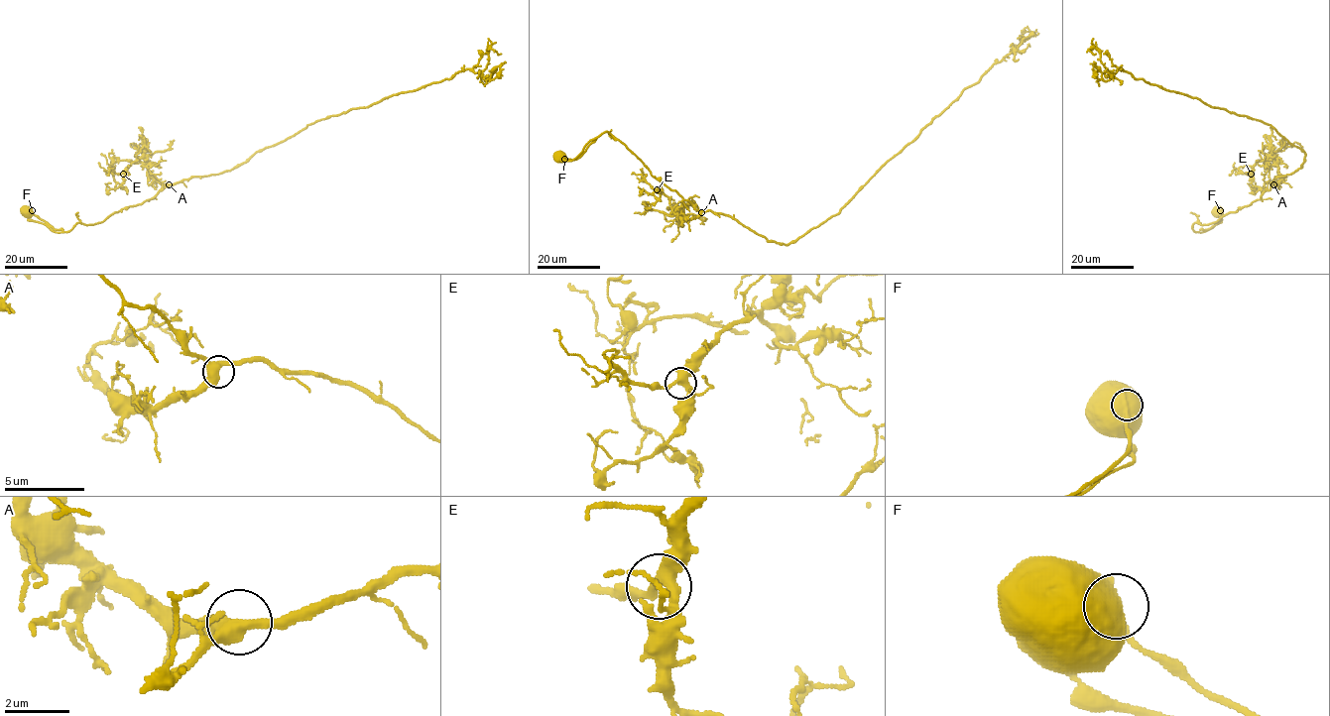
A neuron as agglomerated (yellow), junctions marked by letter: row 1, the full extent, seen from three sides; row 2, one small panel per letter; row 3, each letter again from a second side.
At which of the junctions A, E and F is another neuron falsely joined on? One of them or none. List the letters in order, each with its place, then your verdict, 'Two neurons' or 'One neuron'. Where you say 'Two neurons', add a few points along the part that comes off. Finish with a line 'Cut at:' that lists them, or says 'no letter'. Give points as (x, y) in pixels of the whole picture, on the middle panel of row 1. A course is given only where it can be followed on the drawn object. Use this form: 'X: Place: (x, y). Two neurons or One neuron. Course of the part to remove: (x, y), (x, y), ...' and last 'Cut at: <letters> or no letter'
A: Place: (701, 212). One neuron
E: Place: (657, 189). One neuron
F: Place: (564, 159). Two neurons. Course of the part to remove: (564, 159), (578, 158), (596, 138)
Cut at: F

